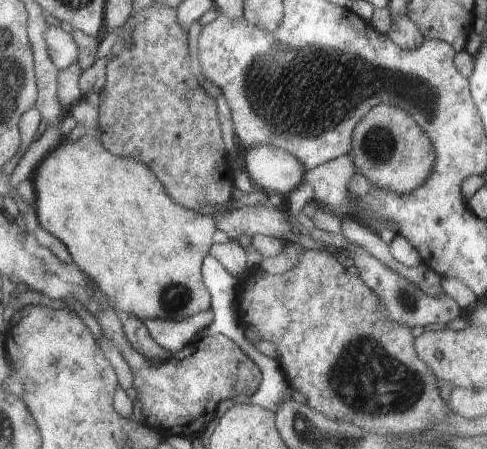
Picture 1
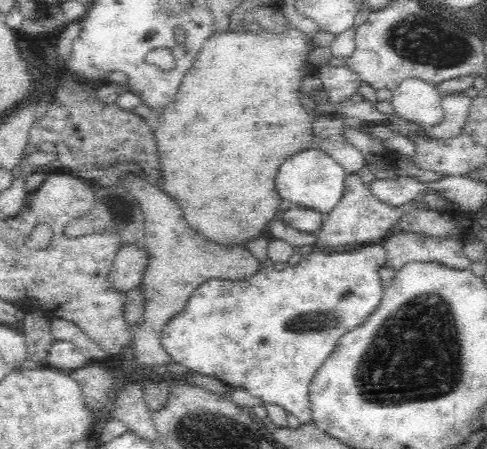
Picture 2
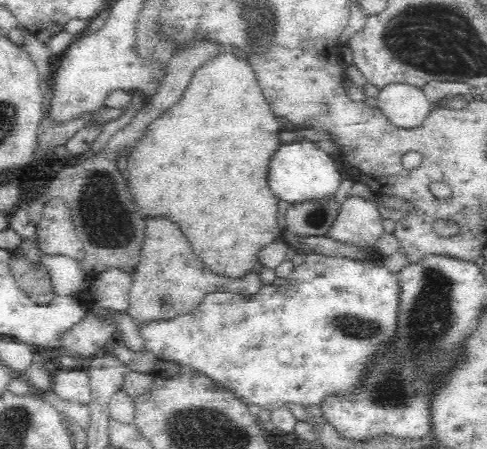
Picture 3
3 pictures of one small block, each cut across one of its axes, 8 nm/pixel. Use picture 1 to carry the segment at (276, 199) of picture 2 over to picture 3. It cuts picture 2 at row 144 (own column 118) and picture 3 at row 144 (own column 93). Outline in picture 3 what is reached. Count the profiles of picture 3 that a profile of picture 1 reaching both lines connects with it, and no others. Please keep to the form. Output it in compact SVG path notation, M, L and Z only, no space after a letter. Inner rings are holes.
M226 52L226 54L218 54L216 58L208 60L202 68L198 68L194 72L194 78L192 82L188 84L184 96L180 102L176 102L170 110L166 110L158 120L154 120L148 128L146 128L146 134L136 142L130 158L128 158L128 170L126 172L126 178L128 178L128 190L130 190L130 196L132 196L132 202L138 206L138 212L144 220L152 220L152 218L168 218L170 222L176 224L176 228L184 234L184 238L188 240L194 256L204 264L204 268L208 268L208 272L216 274L216 276L224 276L228 280L242 280L246 274L250 274L256 264L258 264L258 254L268 246L272 244L274 240L280 240L286 236L286 230L280 230L280 224L278 224L278 198L272 194L270 186L268 186L268 180L266 180L266 170L268 170L268 162L272 158L272 154L276 152L280 144L280 130L282 124L276 122L276 116L272 114L266 98L262 96L258 84L256 84L256 78L254 78L254 72L250 68L250 64L246 60L240 60L236 58L236 54L232 52Z

